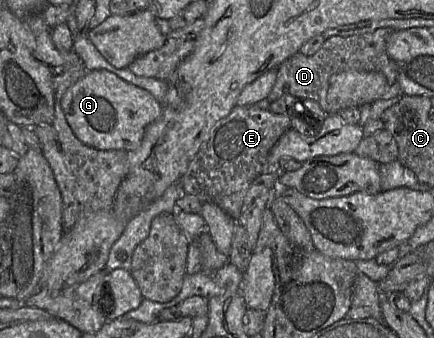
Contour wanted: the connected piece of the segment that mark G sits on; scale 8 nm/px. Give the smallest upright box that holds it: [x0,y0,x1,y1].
[62,70,162,150]

